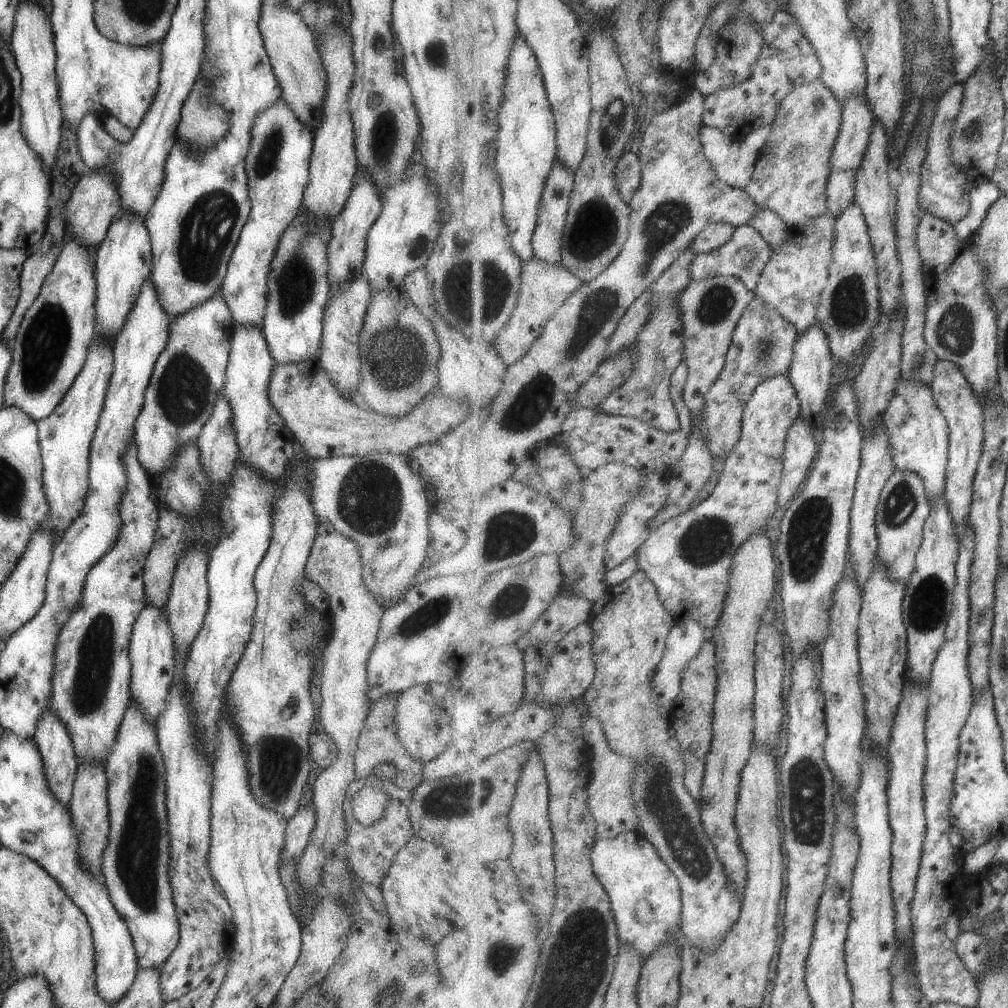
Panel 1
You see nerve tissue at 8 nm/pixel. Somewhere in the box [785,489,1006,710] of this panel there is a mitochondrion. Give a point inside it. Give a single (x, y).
(927, 606)

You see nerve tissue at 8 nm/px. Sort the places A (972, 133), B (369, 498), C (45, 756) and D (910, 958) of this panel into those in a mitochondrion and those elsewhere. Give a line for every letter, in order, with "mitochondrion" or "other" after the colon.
A: mitochondrion
B: mitochondrion
C: other
D: other

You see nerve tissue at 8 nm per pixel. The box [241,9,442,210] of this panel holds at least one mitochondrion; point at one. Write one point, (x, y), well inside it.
(385, 132)

